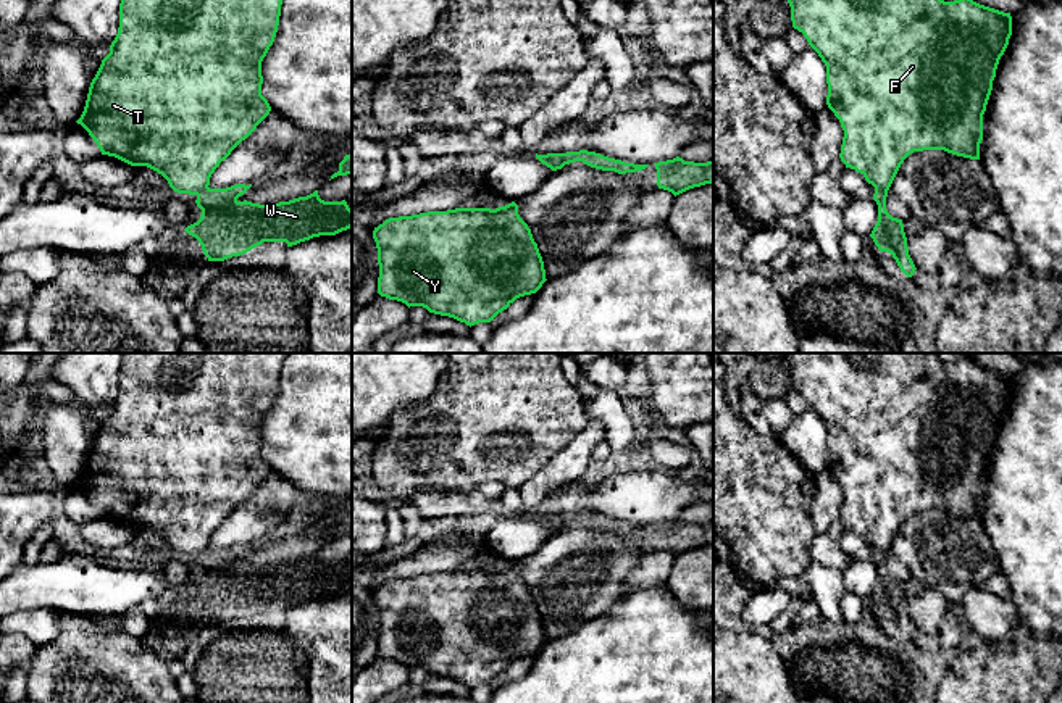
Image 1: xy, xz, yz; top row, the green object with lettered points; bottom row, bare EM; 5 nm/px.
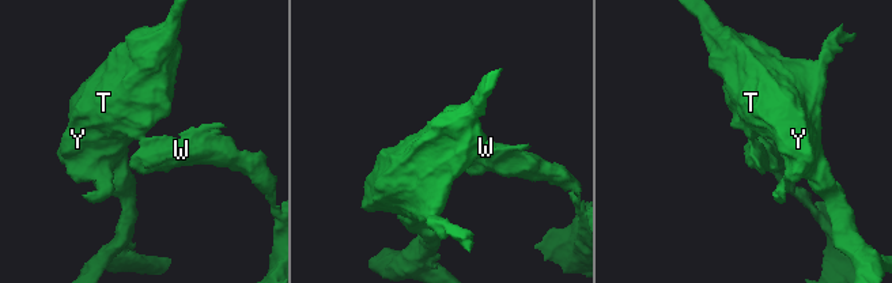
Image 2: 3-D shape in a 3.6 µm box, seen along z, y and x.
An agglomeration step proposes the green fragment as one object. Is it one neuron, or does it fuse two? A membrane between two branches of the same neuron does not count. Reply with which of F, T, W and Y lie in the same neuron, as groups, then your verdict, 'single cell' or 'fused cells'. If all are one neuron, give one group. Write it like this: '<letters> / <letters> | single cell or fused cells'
F T Y / W | fused cells

